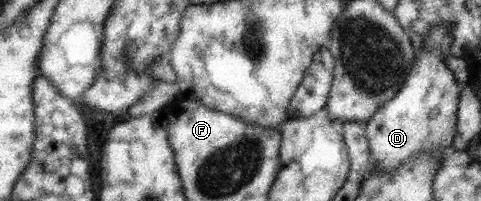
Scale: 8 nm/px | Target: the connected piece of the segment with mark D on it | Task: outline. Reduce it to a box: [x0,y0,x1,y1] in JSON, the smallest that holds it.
[363,23,461,171]

